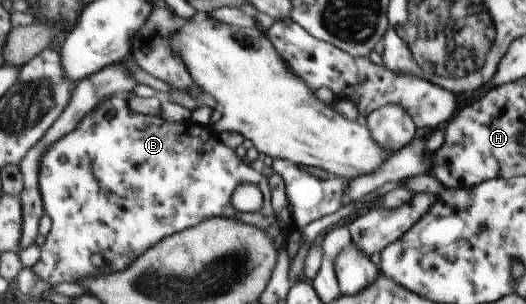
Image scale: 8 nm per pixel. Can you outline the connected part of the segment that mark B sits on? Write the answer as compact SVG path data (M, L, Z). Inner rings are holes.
M123 96L112 97L101 104L96 111L86 116L74 132L71 132L62 140L54 143L42 157L39 181L45 204L45 214L52 220L52 227L49 233L46 234L46 240L41 247L41 261L32 267L32 272L34 272L38 278L52 284L52 286L60 284L60 282L80 282L81 284L89 275L106 275L108 273L126 270L140 255L143 255L161 240L198 226L200 223L214 217L234 219L235 221L242 221L247 225L261 228L264 232L268 233L268 236L271 236L271 239L275 242L280 252L286 247L287 236L285 235L285 228L281 220L276 216L276 211L273 207L273 192L271 191L270 180L268 180L268 173L269 171L266 171L265 174L262 174L262 171L258 172L258 170L254 170L254 168L250 166L250 162L247 162L244 158L238 158L238 154L236 154L232 148L224 146L224 144L220 142L218 132L216 132L210 124L203 125L196 121L171 123L157 115L147 115L132 111L130 104L128 104L128 101ZM242 183L257 184L262 189L265 196L265 203L258 212L243 213L234 208L232 197L234 191ZM94 254L100 254L104 258L104 264L100 267L94 267L90 263L89 256L94 256Z

